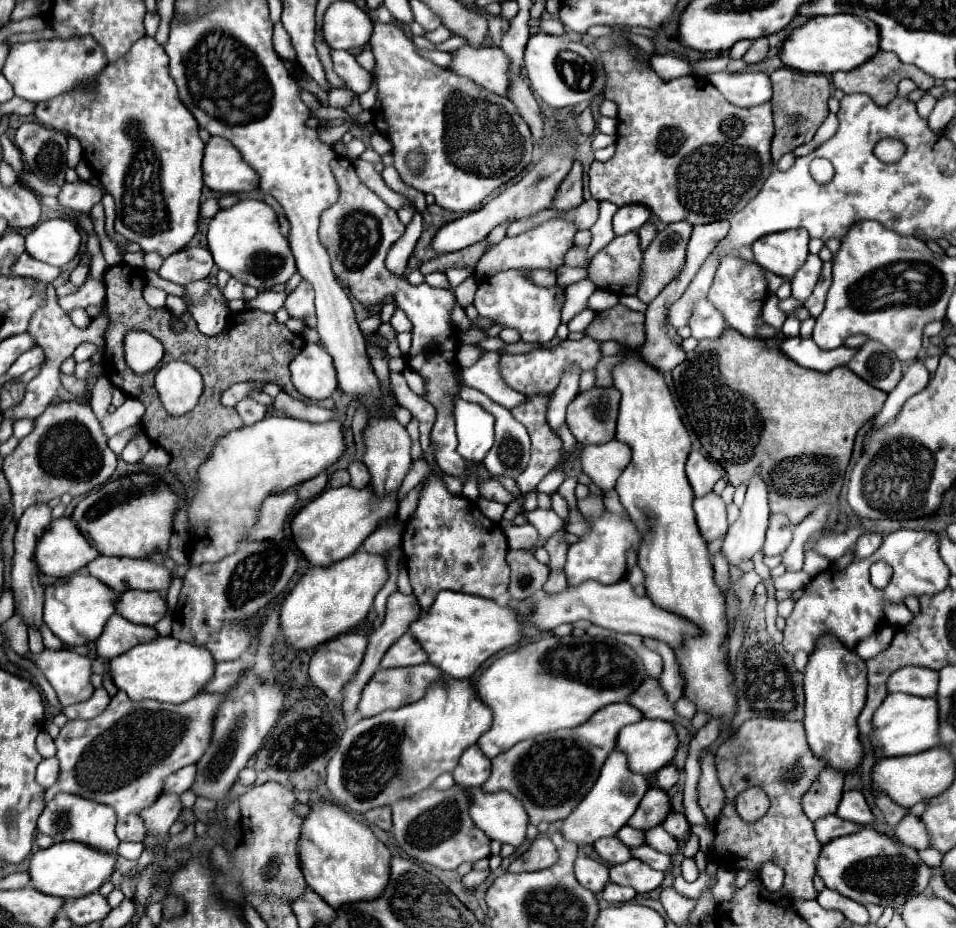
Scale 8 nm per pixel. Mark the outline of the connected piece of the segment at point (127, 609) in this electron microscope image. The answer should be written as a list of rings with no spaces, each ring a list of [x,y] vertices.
[[[125,590],[117,596],[115,610],[119,616],[127,618],[133,624],[155,626],[165,614],[165,600],[155,592]]]

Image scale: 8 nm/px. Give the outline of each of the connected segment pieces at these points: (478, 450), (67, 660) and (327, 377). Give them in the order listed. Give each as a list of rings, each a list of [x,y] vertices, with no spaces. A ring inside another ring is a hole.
[[[461,398],[455,400],[459,452],[465,460],[481,462],[493,446],[493,416]]]
[[[43,650],[41,654],[29,654],[27,658],[41,668],[57,692],[61,706],[85,702],[93,696],[91,660],[87,656],[81,656],[75,650]]]
[[[307,344],[289,364],[291,380],[305,398],[329,398],[337,388],[333,358],[317,344]]]

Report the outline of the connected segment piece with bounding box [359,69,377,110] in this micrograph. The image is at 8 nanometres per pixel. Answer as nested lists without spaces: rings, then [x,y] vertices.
[[[375,69],[371,72],[371,76],[372,81],[369,90],[367,90],[365,94],[359,96],[359,102],[361,102],[361,108],[363,108],[363,110],[369,110],[369,108],[375,104],[375,94],[377,94],[377,78]]]

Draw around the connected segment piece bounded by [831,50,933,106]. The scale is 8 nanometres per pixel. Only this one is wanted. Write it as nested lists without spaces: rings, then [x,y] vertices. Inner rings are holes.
[[[879,50],[875,56],[871,56],[867,62],[863,62],[861,66],[849,70],[849,72],[835,72],[831,74],[831,80],[833,80],[833,86],[845,94],[867,94],[877,106],[887,106],[895,94],[897,94],[897,84],[899,80],[903,78],[911,78],[917,82],[917,86],[921,90],[929,90],[933,86],[933,78],[925,76],[919,68],[913,68],[913,66],[907,66],[903,64],[897,54],[891,54],[891,52],[883,52]]]

